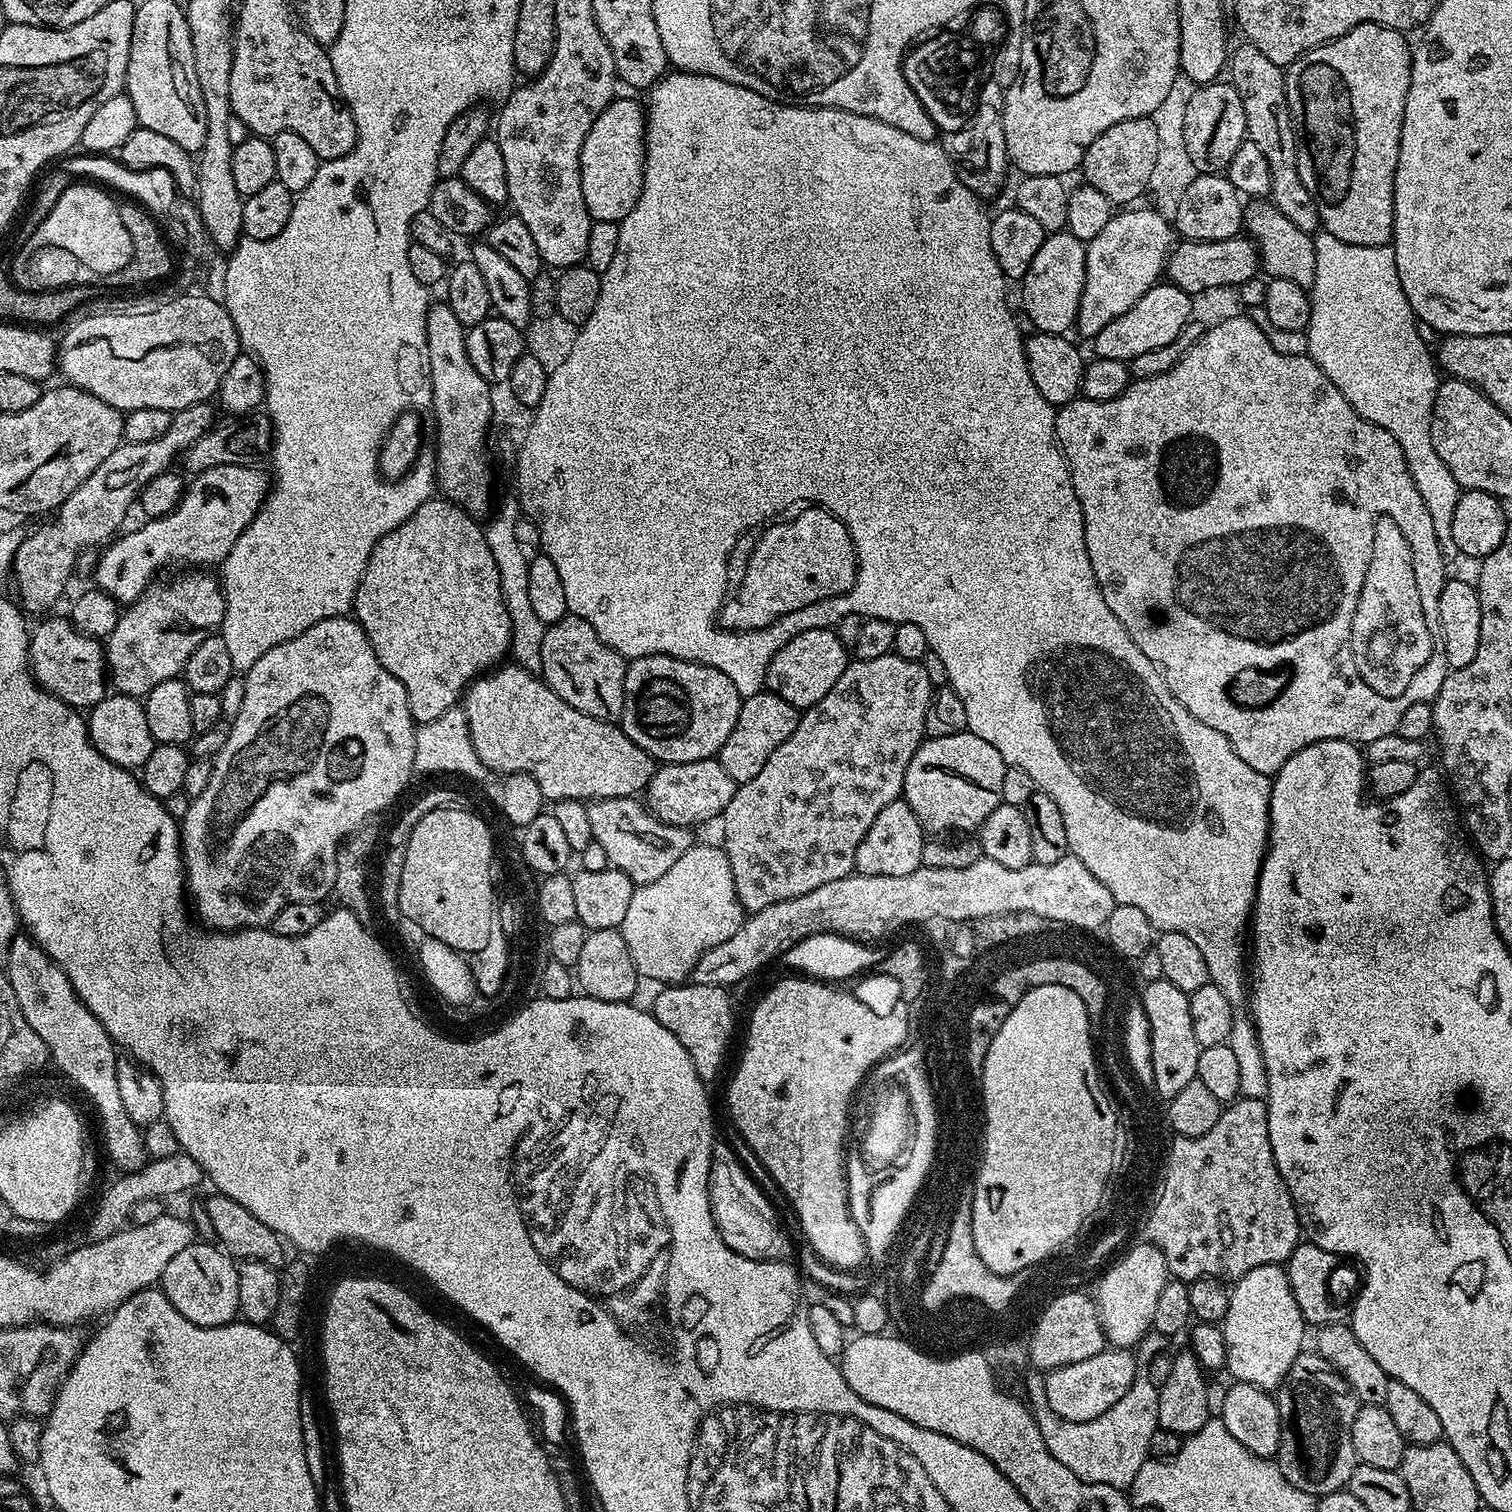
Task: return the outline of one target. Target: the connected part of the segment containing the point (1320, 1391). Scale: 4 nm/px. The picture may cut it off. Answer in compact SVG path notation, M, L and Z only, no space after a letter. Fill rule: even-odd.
M1302 1350L1298 1358L1294 1358L1279 1388L1275 1389L1274 1399L1280 1419L1280 1441L1274 1462L1280 1467L1286 1482L1317 1498L1341 1491L1347 1485L1350 1474L1358 1463L1352 1445L1352 1417L1356 1415L1358 1401L1340 1373L1333 1364L1326 1362L1326 1358L1322 1358L1319 1352Z

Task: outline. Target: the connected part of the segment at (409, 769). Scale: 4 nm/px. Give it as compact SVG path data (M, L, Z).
M335 616L334 618L326 618L322 622L318 622L314 626L310 626L310 630L306 630L302 634L298 634L294 638L290 638L286 642L282 642L278 646L274 646L274 650L266 650L266 654L262 654L262 658L258 658L258 662L254 662L254 666L250 666L244 676L246 682L246 698L242 698L242 710L238 710L238 714L232 720L232 729L230 730L230 738L221 750L214 757L212 765L212 773L210 774L210 782L206 786L206 790L202 790L202 794L198 794L191 801L189 812L182 819L182 855L184 858L184 871L186 873L186 888L190 893L191 903L194 905L194 912L205 920L207 927L212 930L235 930L238 928L263 928L271 925L272 920L278 914L278 910L282 910L282 906L286 906L288 902L317 902L323 901L324 895L331 893L336 886L336 853L340 851L345 839L352 835L361 827L360 824L367 816L372 816L375 812L383 810L387 804L392 804L396 800L396 796L400 796L404 792L404 787L408 784L408 779L414 776L415 769L415 734L417 725L412 718L410 710L410 702L406 690L402 686L402 682L398 682L398 678L394 678L394 674L390 674L390 670L386 670L386 666L382 666L382 662L378 662L378 654L374 654L372 643L368 640L368 636L364 633L363 628L355 619L348 616Z

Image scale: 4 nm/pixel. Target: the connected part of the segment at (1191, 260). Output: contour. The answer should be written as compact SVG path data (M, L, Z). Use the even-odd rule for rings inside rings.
M1243 235L1225 240L1194 240L1177 243L1169 252L1166 280L1169 284L1178 285L1183 292L1195 294L1211 290L1214 286L1236 288L1242 282L1257 276L1260 267L1260 254L1255 244Z

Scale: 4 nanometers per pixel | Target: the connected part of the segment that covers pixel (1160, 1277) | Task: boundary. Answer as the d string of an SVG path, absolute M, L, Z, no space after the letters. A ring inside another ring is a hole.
M1151 1242L1138 1244L1129 1247L1123 1253L1125 1256L1121 1255L1116 1263L1099 1277L1100 1285L1097 1286L1096 1292L1094 1291L1105 1339L1111 1347L1118 1350L1135 1349L1143 1336L1150 1331L1158 1294L1170 1278L1164 1255L1156 1249L1156 1245Z

